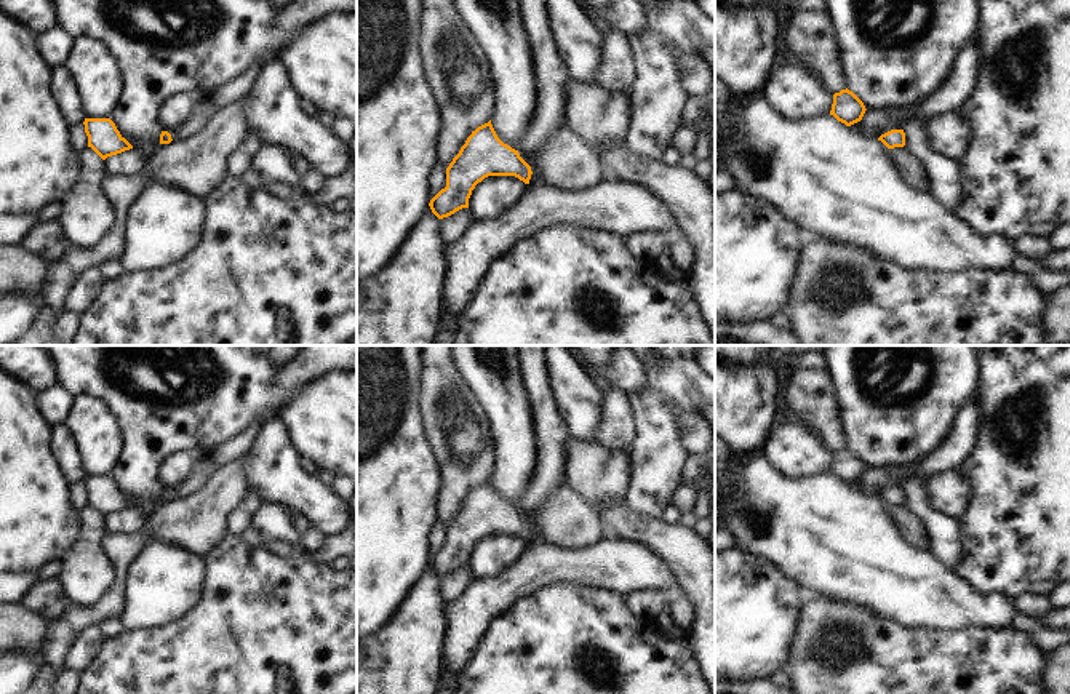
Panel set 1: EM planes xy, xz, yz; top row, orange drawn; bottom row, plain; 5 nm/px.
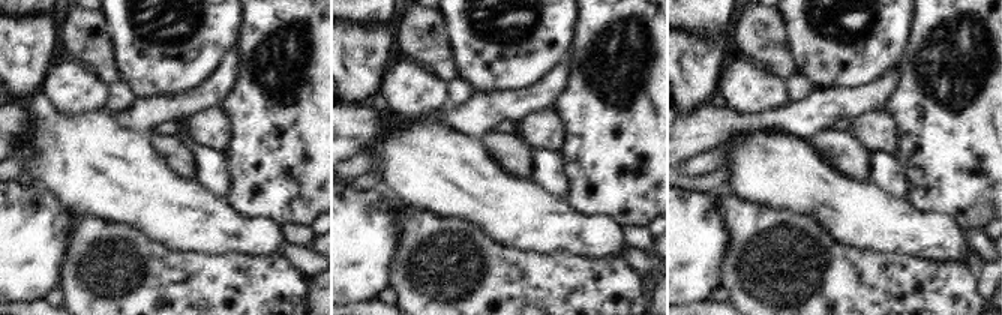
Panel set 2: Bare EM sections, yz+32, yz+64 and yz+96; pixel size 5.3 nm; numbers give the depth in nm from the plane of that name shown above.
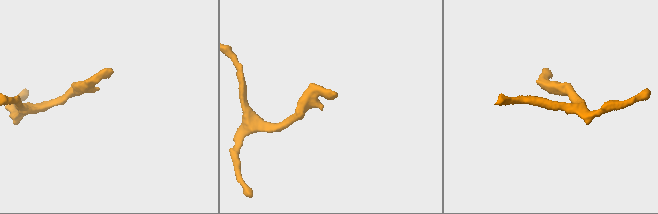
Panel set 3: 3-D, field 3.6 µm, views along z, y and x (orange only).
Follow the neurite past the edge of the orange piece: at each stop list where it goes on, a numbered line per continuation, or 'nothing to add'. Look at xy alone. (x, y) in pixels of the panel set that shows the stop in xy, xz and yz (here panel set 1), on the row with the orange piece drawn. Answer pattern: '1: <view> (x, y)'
1: xy (205, 106)

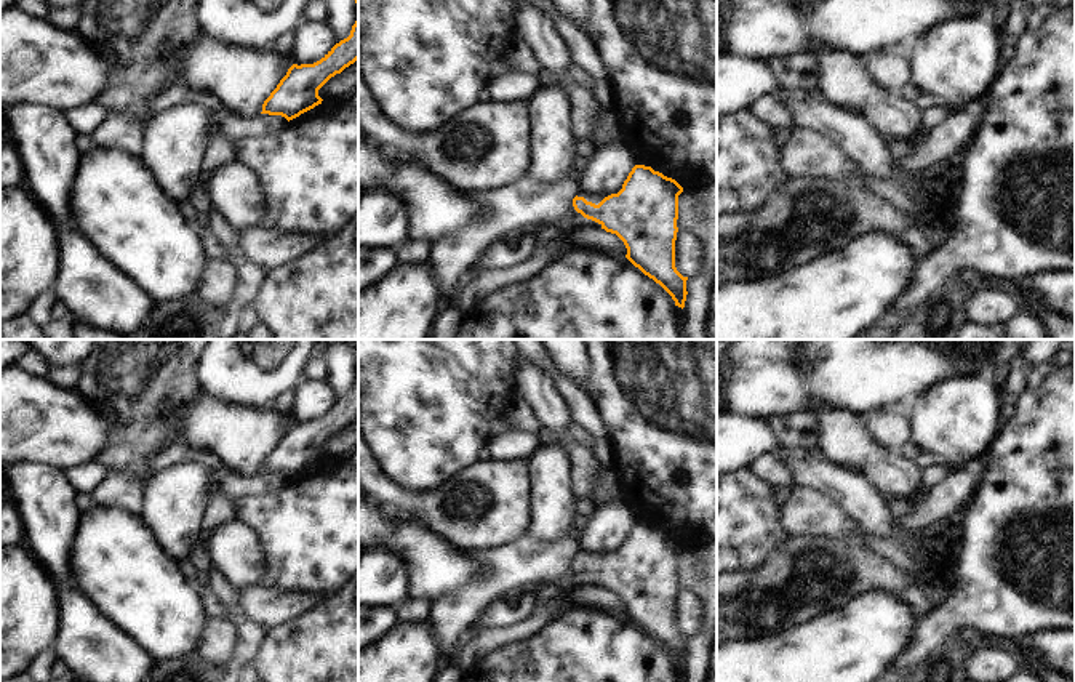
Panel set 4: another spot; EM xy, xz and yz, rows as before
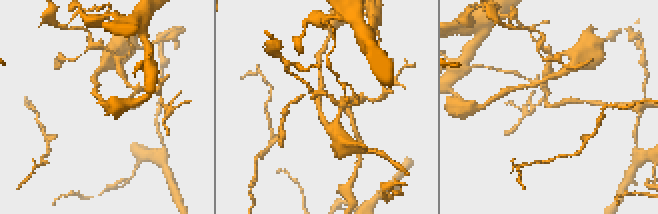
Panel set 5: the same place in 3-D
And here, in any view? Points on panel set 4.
nothing to add

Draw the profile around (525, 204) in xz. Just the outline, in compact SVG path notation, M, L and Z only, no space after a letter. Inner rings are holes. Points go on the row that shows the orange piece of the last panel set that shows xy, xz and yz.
M528 178L486 192L464 192L494 211L493 219L458 237L430 245L430 266L442 306L456 296L461 282L472 274L475 259L501 235L547 226L558 219L574 199L574 178L539 184Z

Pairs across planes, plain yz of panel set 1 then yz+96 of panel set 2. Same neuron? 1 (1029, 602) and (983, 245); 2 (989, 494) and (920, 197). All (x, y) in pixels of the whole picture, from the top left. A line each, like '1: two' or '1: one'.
1: one
2: one

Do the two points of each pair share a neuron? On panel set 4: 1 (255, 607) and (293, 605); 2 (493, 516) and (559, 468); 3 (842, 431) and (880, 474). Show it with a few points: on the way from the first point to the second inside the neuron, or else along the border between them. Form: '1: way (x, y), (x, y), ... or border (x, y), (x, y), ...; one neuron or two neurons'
1: way (264, 605), (283, 605); one neuron
2: border (523, 461), (528, 476), (530, 525); two neurons
3: way (853, 442), (874, 463); one neuron

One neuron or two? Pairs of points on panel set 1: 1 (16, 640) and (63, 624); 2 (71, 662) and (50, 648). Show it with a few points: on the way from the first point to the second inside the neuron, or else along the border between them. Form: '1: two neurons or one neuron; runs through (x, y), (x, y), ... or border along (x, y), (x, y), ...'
1: two neurons; border along (47, 622), (43, 642), (37, 654)
2: two neurons; border along (85, 627), (72, 642), (61, 667)

